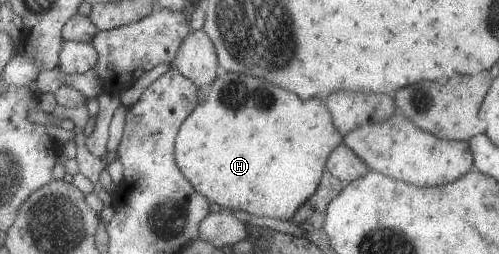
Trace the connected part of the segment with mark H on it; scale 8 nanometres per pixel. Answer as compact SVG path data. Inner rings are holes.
M224 71L211 84L207 99L197 104L181 124L174 150L181 173L203 197L223 210L242 209L251 216L288 220L317 191L327 158L343 143L343 135L336 130L324 101L315 98L303 101L263 79Z

